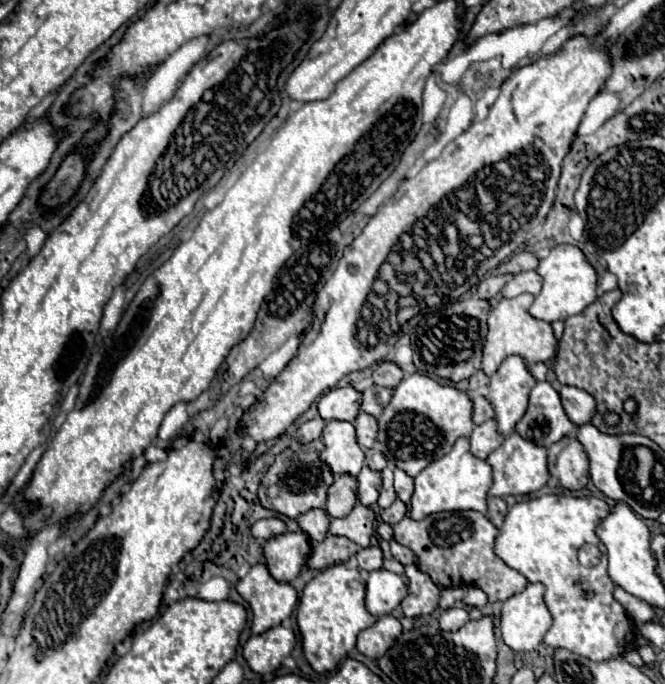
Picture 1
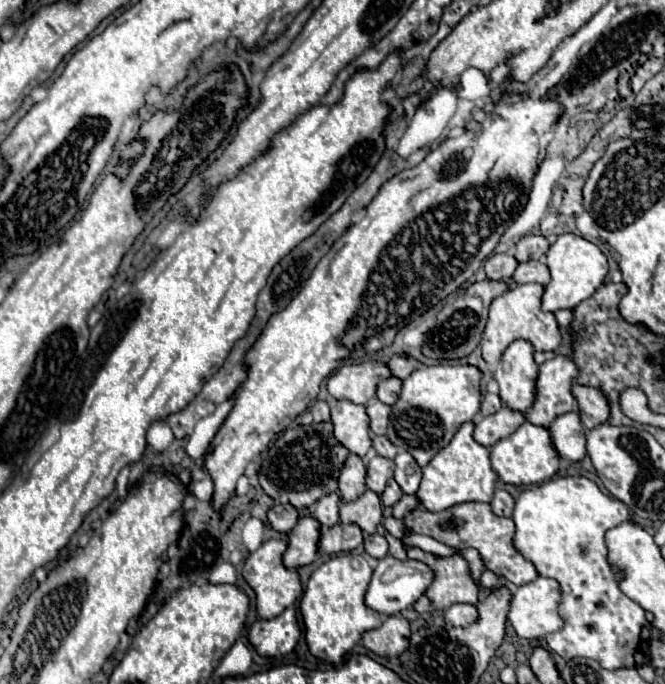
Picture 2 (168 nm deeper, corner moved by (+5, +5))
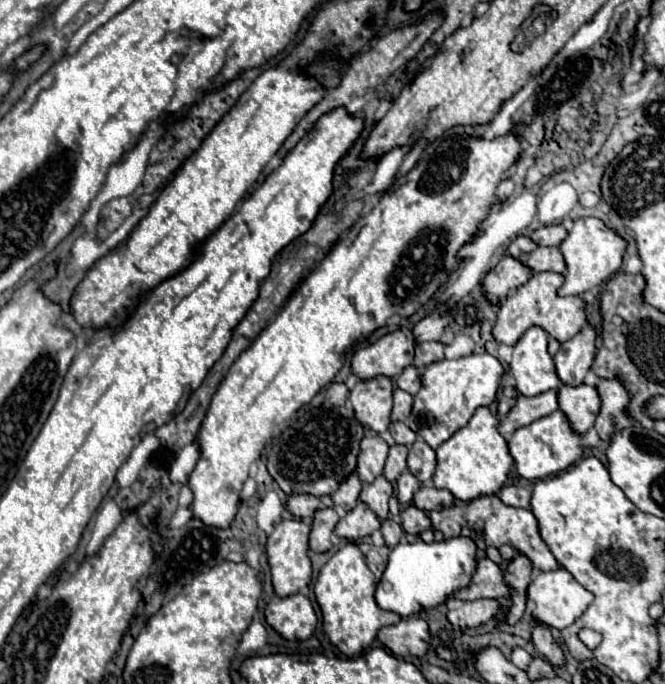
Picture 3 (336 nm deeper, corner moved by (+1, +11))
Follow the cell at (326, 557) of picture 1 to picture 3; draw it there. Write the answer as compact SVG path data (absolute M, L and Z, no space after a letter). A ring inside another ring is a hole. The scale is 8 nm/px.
M359 502L353 510L343 516L335 528L337 536L343 536L347 540L361 540L365 536L371 536L377 528L381 528L381 522L377 514L363 502Z

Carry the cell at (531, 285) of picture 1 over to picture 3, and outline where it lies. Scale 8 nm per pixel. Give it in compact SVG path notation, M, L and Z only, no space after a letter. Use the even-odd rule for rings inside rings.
M539 246L539 248L535 248L535 252L529 254L527 266L533 272L545 272L545 270L559 272L559 274L567 272L565 258L563 258L563 254L557 246Z

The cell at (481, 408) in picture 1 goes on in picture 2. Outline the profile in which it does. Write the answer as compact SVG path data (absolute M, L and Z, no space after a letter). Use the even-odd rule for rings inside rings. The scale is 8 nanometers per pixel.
M483 394L483 400L481 400L481 414L487 416L487 414L493 414L501 408L501 402L499 402L499 396L497 394Z

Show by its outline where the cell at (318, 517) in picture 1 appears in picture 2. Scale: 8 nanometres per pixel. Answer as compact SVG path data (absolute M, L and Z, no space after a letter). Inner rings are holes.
M327 494L319 502L315 502L309 508L309 512L323 528L327 528L327 526L333 526L333 524L339 522L339 514L337 514L339 504L341 504L341 500L339 500L337 494Z

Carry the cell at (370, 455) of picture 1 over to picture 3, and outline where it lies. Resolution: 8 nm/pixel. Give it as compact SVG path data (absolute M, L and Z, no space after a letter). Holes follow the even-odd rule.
M393 422L391 424L391 434L393 434L397 444L405 444L405 446L411 446L417 438L417 434L405 422Z

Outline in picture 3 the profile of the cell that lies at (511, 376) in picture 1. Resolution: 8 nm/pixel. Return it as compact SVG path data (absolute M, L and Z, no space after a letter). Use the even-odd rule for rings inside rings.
M539 326L529 328L513 348L511 374L523 396L537 396L545 390L559 388L561 380L555 362L547 350L547 332Z

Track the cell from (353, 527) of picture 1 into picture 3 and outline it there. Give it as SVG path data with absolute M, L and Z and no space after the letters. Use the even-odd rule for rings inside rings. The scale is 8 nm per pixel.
M377 476L371 484L363 486L359 500L365 502L381 520L385 520L389 514L391 496L393 496L393 484L385 476Z

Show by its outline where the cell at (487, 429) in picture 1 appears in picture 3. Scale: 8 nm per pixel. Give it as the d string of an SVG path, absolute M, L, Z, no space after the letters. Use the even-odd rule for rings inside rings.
M547 390L547 392L543 392L539 396L533 396L533 398L519 396L517 404L511 408L507 418L499 424L499 432L505 438L511 438L511 434L517 428L527 426L533 420L539 420L543 416L549 416L557 408L559 408L559 404L557 404L557 390Z

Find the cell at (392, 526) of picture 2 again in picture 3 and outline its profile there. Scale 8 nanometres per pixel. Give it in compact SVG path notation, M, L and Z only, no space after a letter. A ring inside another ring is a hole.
M409 504L405 510L403 510L403 530L409 532L409 534L421 534L425 530L431 528L431 520L429 520L429 514L419 510L417 506Z

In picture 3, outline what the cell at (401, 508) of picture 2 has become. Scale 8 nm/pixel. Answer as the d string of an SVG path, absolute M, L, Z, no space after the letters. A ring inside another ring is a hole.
M423 486L415 498L413 498L413 504L417 508L423 508L425 512L431 512L431 510L441 510L441 508L447 508L447 506L453 506L455 498L451 492L447 490L437 490L437 488L427 488Z

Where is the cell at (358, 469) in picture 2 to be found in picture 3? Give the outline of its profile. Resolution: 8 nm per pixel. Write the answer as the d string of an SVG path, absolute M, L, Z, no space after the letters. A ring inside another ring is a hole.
M379 434L365 436L361 440L361 454L357 458L357 472L365 484L375 480L375 476L379 476L383 472L387 452L389 452L389 444Z

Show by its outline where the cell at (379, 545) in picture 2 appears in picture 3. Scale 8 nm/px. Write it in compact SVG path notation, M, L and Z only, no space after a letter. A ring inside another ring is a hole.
M387 518L387 520L383 520L383 524L381 524L381 532L383 532L383 536L385 536L387 546L395 546L395 544L399 544L399 540L401 540L403 528L401 528L399 522Z

